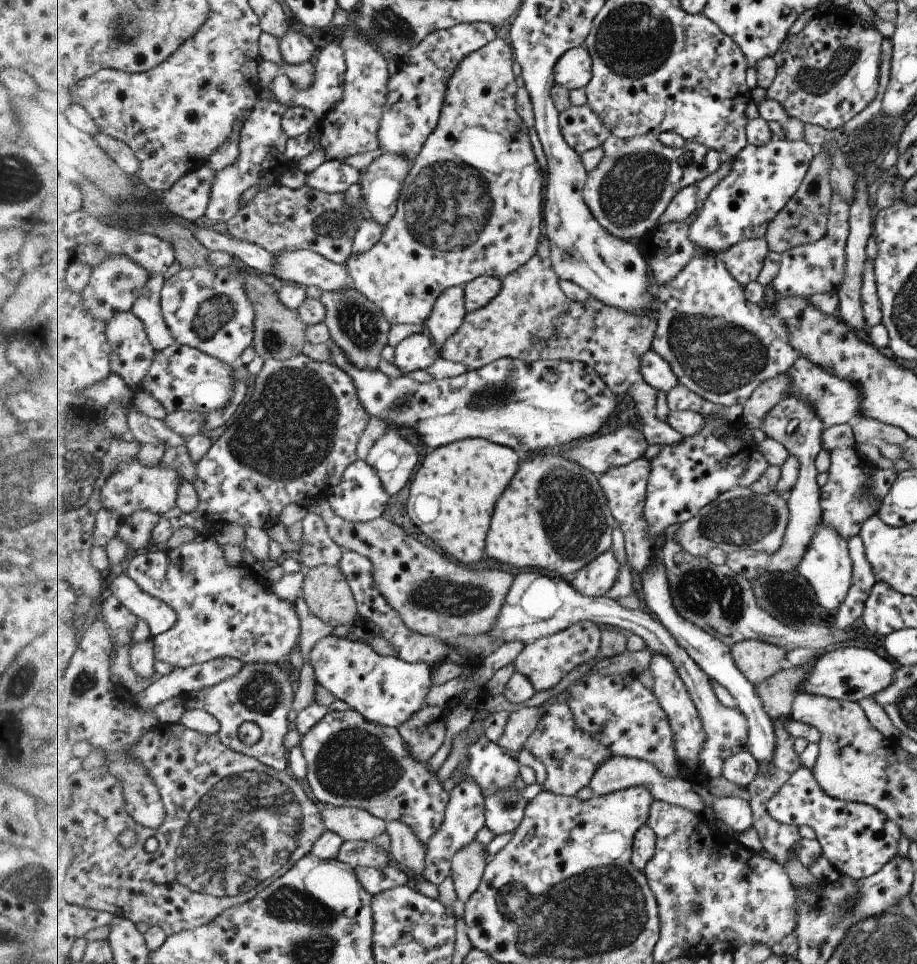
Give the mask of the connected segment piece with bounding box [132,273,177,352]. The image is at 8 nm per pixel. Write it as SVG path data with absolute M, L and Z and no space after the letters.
M163 273L151 275L132 308L133 312L143 319L147 334L150 335L157 352L177 342L162 311L162 290L166 280L167 275Z

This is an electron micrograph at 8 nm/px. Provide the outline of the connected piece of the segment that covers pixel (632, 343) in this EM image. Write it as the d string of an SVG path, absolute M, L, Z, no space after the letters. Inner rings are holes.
M543 239L543 242L539 243L538 253L527 262L526 265L523 265L521 269L515 270L513 274L509 274L502 279L502 292L498 294L497 298L494 298L493 301L490 302L489 305L483 307L482 309L477 309L473 312L468 312L466 314L466 320L463 321L461 328L446 342L444 346L444 350L441 356L448 361L453 361L454 363L464 364L467 366L469 370L479 370L487 365L490 365L492 362L498 361L503 357L509 357L512 359L519 359L527 361L528 363L532 363L533 361L546 361L547 358L556 358L563 359L566 361L583 361L587 363L589 366L595 367L595 370L598 370L598 373L602 375L603 380L611 387L611 390L614 390L615 394L629 394L634 401L634 405L638 410L638 414L641 418L641 428L648 440L648 443L651 444L659 444L661 447L664 446L673 446L679 444L685 436L683 436L679 431L676 431L667 421L662 421L658 417L658 410L656 409L657 401L659 400L659 391L656 388L653 388L642 375L642 356L649 352L653 348L654 344L654 336L656 330L658 329L658 317L655 313L643 313L642 315L631 314L626 310L608 305L603 301L600 301L599 298L593 295L589 295L587 300L582 302L576 302L575 300L570 300L563 294L563 290L561 290L561 286L559 286L559 278L556 270L553 266L552 261L552 250L550 247L550 242L548 239ZM545 348L545 352L551 348L551 350L556 350L555 354L543 354L540 356L539 350L543 350Z

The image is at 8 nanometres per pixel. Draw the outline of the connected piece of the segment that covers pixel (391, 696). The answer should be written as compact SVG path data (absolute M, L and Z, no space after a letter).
M326 636L312 650L310 663L319 684L375 724L397 727L419 712L434 680L427 663L413 664L396 655L382 656L367 643Z

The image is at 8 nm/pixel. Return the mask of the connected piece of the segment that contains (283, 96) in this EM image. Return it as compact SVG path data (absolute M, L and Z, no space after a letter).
M328 42L327 46L317 52L316 58L315 82L311 88L305 89L304 91L297 90L293 81L290 80L285 72L281 72L281 74L276 76L271 88L277 95L277 101L280 103L291 107L311 109L320 120L343 98L348 66L344 49L340 46L340 43Z

